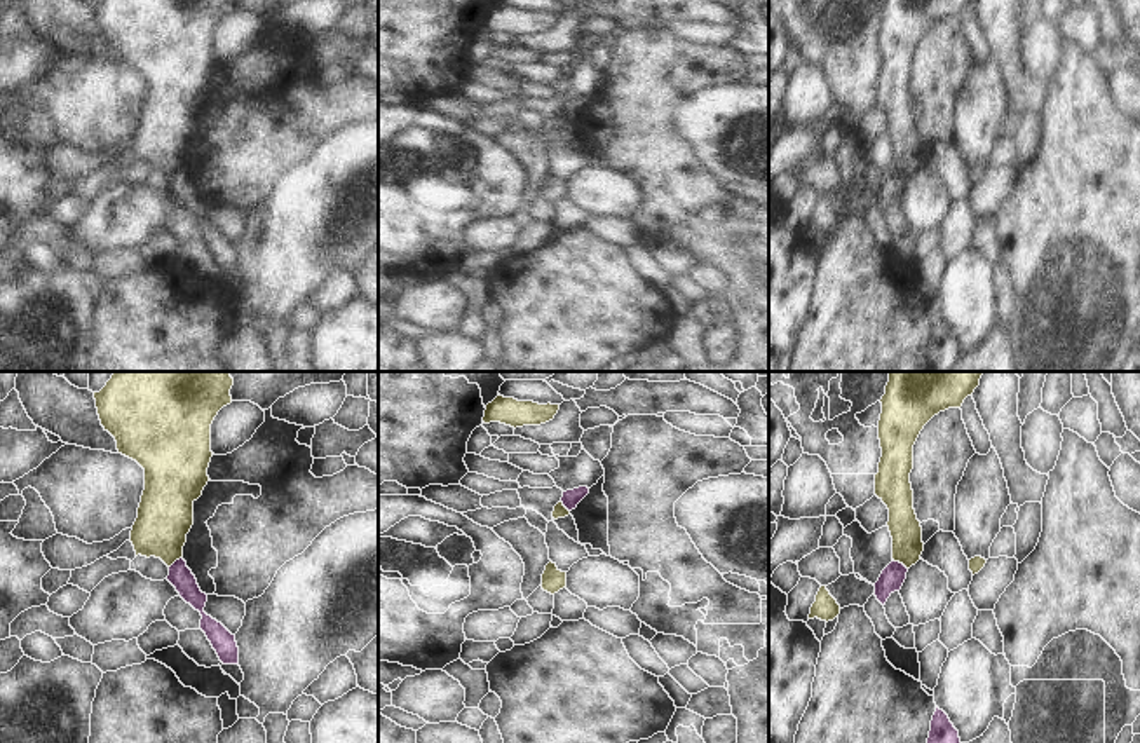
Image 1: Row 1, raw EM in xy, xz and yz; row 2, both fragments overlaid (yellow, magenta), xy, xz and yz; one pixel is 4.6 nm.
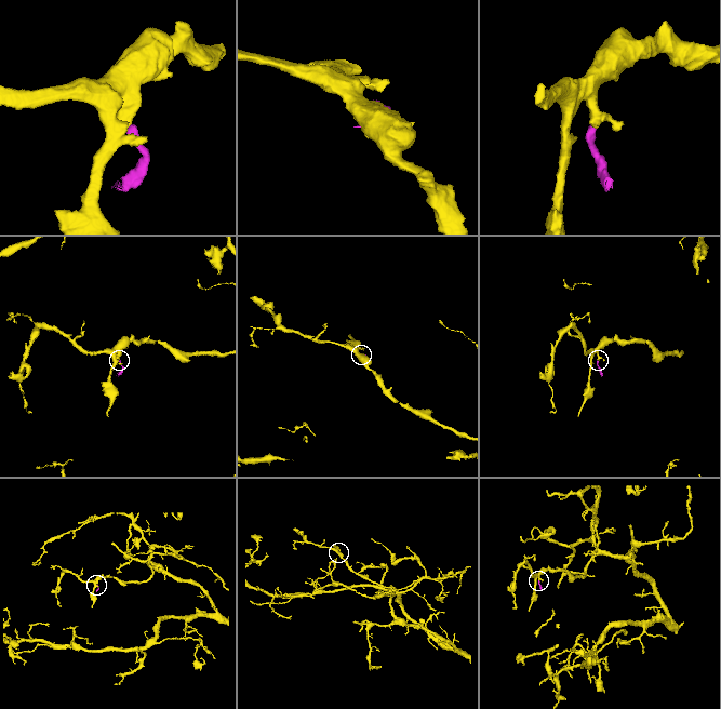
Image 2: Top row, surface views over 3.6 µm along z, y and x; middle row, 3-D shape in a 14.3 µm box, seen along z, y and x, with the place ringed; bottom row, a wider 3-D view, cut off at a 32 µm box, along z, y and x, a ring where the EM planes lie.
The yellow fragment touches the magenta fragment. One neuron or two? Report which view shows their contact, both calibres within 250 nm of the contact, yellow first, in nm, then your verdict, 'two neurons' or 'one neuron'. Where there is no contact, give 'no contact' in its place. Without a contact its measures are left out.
meets yellow in yz; 150 nm thick on the yellow side, 120 nm on the other; two neurons

